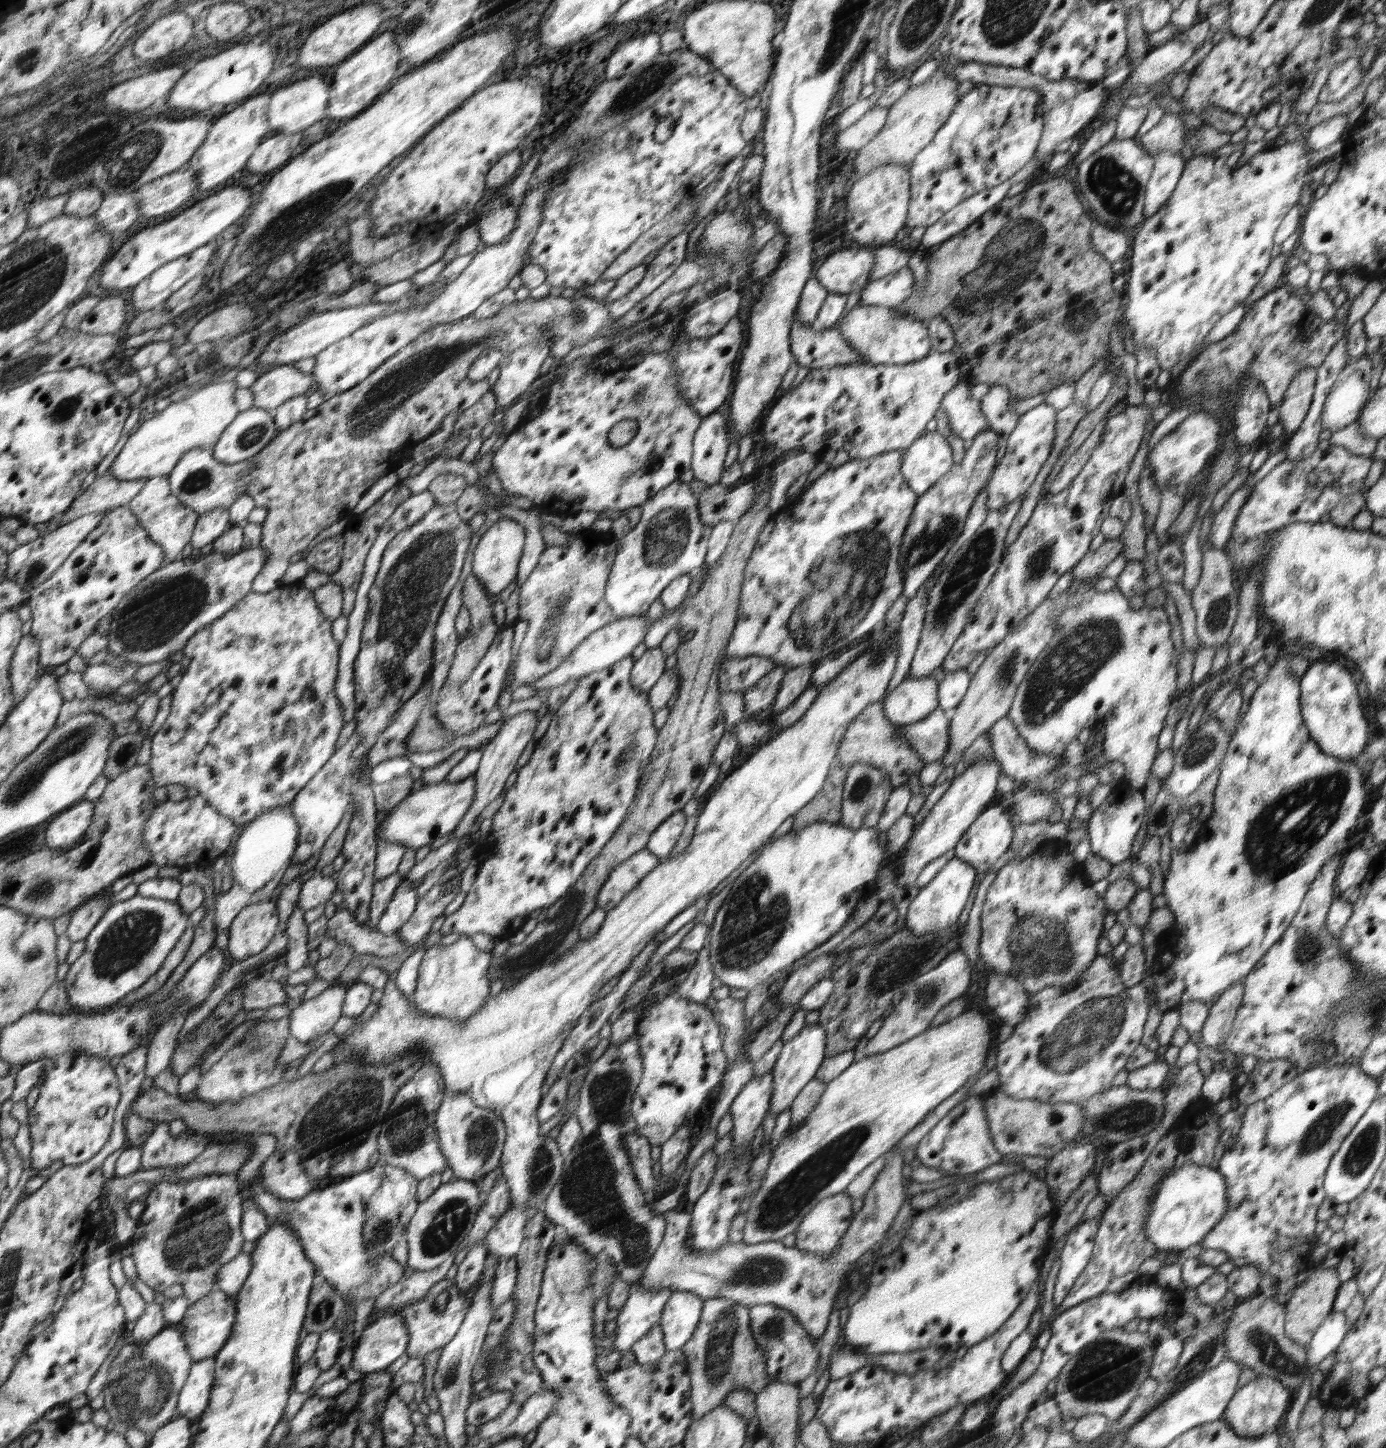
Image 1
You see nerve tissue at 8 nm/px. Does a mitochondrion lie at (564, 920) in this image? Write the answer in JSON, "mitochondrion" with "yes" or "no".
{"mitochondrion":"yes"}

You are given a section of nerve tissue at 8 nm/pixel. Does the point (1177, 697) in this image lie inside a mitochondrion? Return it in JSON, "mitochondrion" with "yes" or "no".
{"mitochondrion":"no"}

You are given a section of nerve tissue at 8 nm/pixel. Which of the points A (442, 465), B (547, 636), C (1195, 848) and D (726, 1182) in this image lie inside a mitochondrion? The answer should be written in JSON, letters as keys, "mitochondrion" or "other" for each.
{"A":"other","B":"mitochondrion","C":"other","D":"other"}

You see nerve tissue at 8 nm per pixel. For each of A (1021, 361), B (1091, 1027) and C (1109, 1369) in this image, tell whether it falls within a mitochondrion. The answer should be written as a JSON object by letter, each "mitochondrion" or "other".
{"A":"other","B":"mitochondrion","C":"mitochondrion"}

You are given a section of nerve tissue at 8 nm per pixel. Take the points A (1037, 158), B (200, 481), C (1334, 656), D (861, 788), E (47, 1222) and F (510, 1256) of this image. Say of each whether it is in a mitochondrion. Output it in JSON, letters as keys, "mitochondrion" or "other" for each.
{"A":"other","B":"mitochondrion","C":"other","D":"mitochondrion","E":"other","F":"other"}

